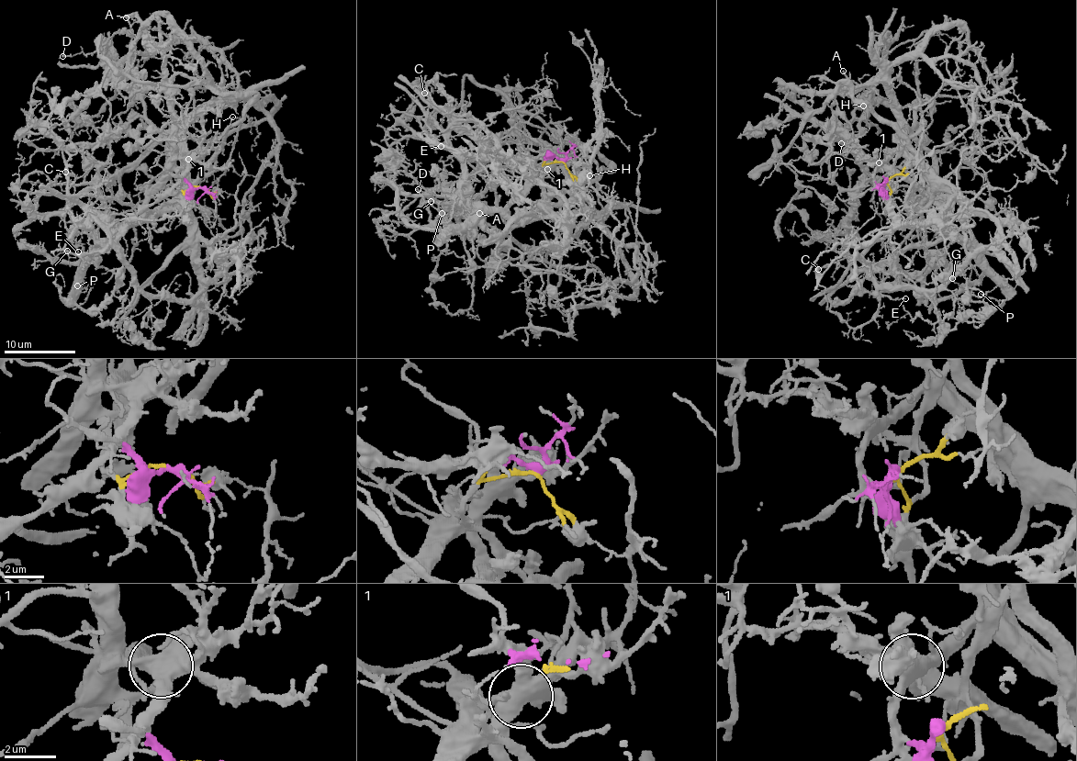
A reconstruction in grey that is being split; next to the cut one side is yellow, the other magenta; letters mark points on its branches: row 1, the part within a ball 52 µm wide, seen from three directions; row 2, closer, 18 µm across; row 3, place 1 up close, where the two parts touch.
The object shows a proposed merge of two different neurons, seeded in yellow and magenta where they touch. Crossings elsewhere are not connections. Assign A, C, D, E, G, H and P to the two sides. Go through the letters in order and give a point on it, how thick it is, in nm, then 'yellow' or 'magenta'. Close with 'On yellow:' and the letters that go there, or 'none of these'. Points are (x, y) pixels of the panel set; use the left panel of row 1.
A: at (126, 17); 190 nm thick; yellow
C: at (65, 172); 160 nm thick; yellow
D: at (62, 56); 170 nm thick; magenta
E: at (78, 251); 100 nm thick; yellow
G: at (67, 251); 80 nm thick; yellow
H: at (232, 117); 110 nm thick; magenta
P: at (77, 285); 160 nm thick; yellow
On yellow: A, C, E, G, P

